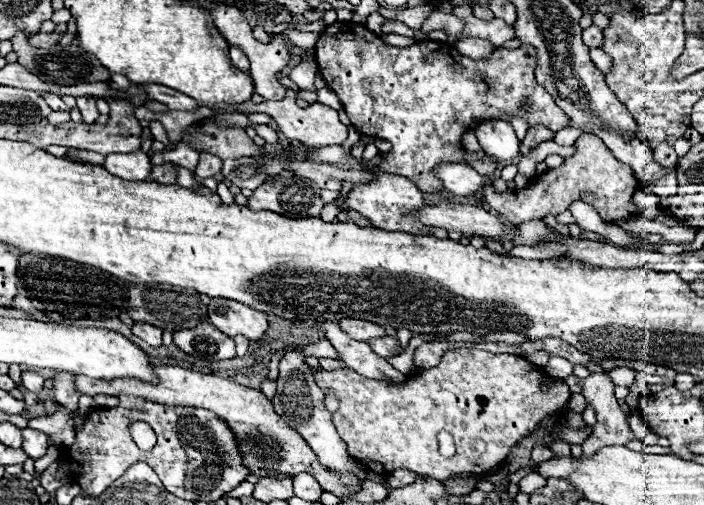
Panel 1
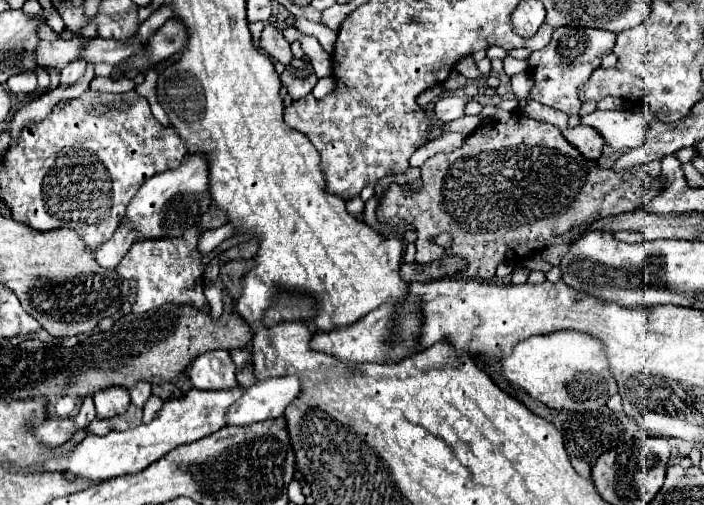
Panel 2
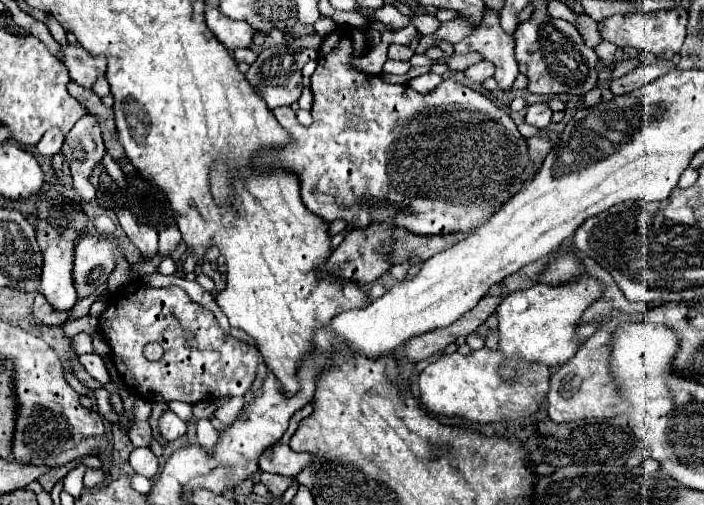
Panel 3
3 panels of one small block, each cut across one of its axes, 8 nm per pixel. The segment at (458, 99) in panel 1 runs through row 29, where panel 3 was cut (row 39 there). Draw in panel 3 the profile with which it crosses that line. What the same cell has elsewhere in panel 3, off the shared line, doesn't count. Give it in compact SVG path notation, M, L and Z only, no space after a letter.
M342 26L342 28L336 28L336 32L332 32L330 36L326 36L324 44L320 46L320 54L318 54L318 68L312 74L312 94L314 94L312 118L314 118L314 122L310 126L302 126L296 120L296 114L290 110L290 106L276 108L274 116L278 118L282 128L286 128L286 132L290 134L290 142L284 146L278 146L278 148L264 148L262 152L256 152L254 158L248 162L248 168L252 172L266 172L266 170L268 172L270 170L292 172L300 180L302 202L312 214L320 216L326 222L334 222L334 220L342 218L354 230L368 228L372 224L384 224L384 222L404 228L416 236L440 236L440 234L456 234L456 232L474 230L476 222L486 222L496 210L502 208L502 204L506 204L514 196L514 186L520 180L520 176L524 174L526 166L530 164L526 138L518 132L514 120L506 114L506 110L496 106L490 98L482 96L480 92L474 92L458 82L442 82L436 90L432 90L428 94L418 94L408 84L388 84L380 76L352 70L354 56L364 56L368 50L370 50L368 36L366 36L366 30L362 30L362 28Z

